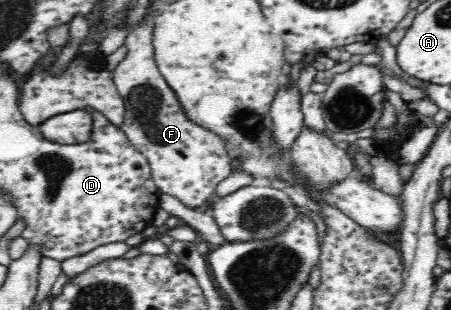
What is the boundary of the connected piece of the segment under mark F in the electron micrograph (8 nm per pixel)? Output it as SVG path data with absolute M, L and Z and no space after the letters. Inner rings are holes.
M144 20L136 30L128 33L127 55L112 74L125 106L120 128L134 148L147 158L160 192L176 197L191 209L206 209L216 186L232 172L225 142L186 118L174 91L158 70L152 44L153 26L154 20Z

